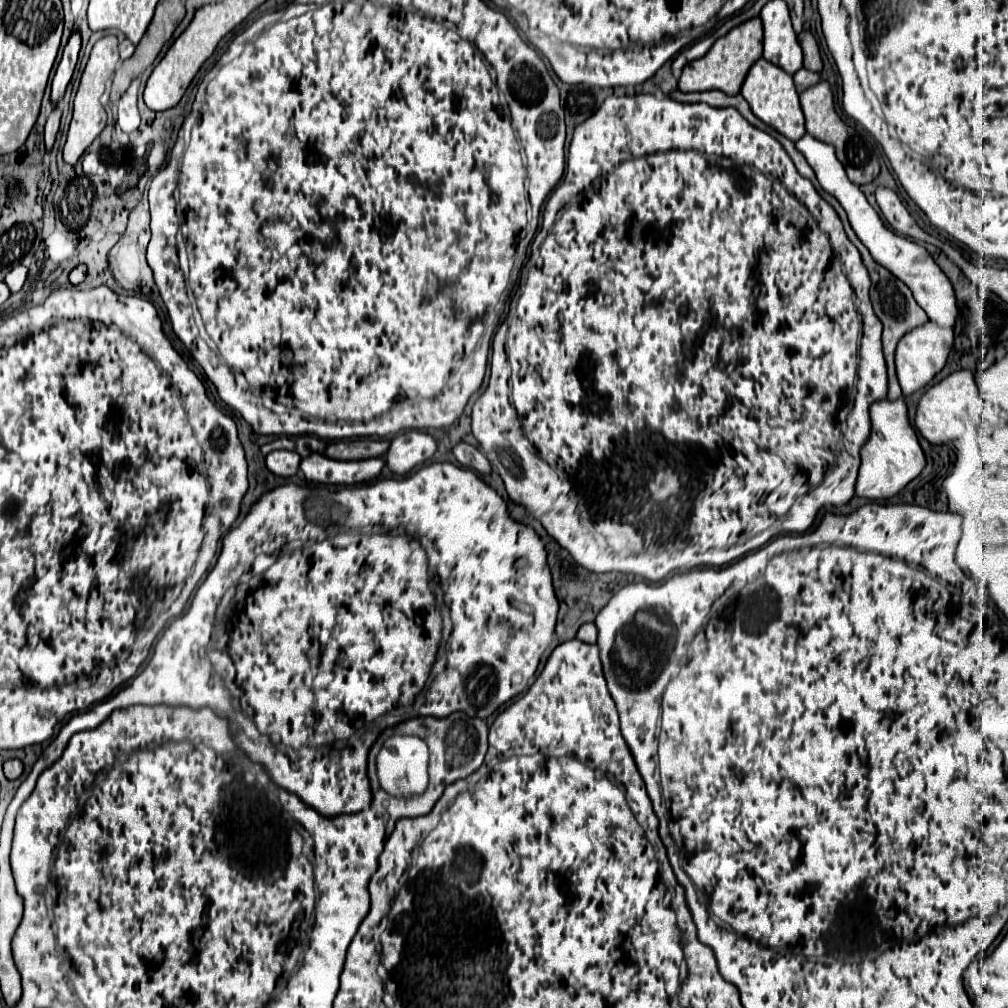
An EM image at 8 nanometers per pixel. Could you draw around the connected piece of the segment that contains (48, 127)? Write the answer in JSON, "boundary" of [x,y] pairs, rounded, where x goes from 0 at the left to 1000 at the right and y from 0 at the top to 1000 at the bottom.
{"boundary":[[[55,106],[45,122],[45,148],[51,150],[53,148],[53,142],[55,142],[55,136],[57,136],[57,130],[59,130],[59,116],[61,116],[61,110],[59,106]]]}

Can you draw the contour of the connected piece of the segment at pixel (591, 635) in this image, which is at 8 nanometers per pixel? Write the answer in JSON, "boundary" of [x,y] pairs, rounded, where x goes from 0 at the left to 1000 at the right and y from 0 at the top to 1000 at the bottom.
{"boundary":[[[590,618],[576,620],[574,626],[572,626],[572,634],[578,636],[578,638],[590,638],[590,634],[592,634],[592,622],[590,622]]]}

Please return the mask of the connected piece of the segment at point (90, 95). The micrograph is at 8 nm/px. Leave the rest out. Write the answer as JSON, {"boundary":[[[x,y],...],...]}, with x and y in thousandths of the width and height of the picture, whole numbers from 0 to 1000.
{"boundary":[[[106,35],[102,39],[98,39],[90,51],[90,57],[86,61],[86,66],[82,70],[80,82],[78,82],[78,90],[74,94],[74,108],[72,108],[72,120],[66,132],[66,142],[63,146],[63,158],[68,164],[74,164],[78,160],[78,156],[82,154],[82,150],[92,142],[92,138],[102,130],[104,120],[106,120],[106,112],[102,108],[102,104],[98,102],[100,94],[104,92],[104,82],[106,78],[112,74],[114,64],[118,61],[118,49],[116,49],[116,37],[114,35]]]}

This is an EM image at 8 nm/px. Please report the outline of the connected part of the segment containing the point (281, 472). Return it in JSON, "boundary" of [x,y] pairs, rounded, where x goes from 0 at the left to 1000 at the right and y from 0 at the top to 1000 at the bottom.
{"boundary":[[[271,447],[265,451],[265,463],[277,473],[291,473],[297,465],[299,453],[289,447]]]}

